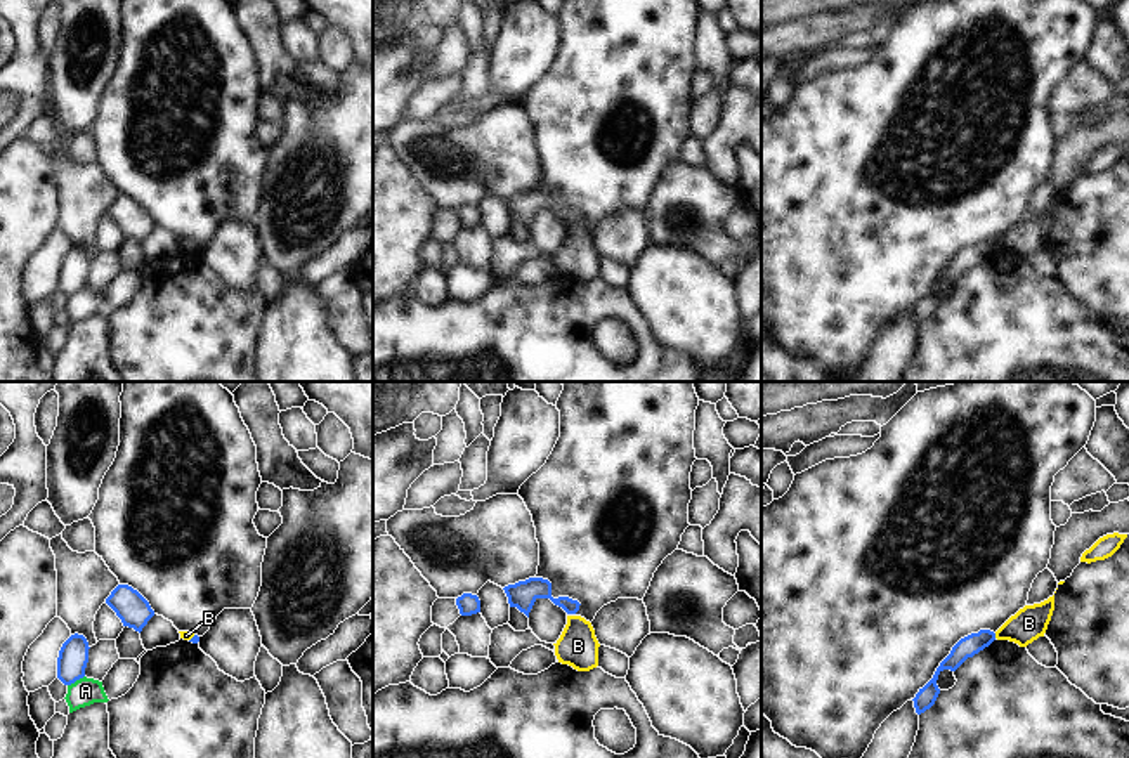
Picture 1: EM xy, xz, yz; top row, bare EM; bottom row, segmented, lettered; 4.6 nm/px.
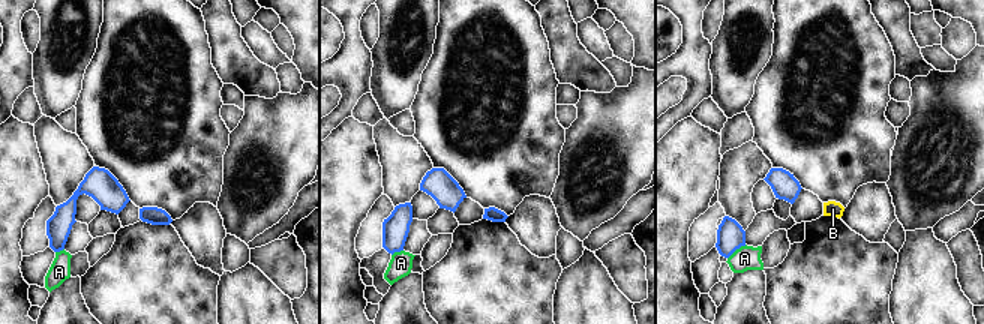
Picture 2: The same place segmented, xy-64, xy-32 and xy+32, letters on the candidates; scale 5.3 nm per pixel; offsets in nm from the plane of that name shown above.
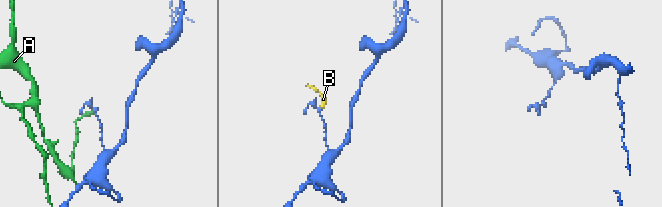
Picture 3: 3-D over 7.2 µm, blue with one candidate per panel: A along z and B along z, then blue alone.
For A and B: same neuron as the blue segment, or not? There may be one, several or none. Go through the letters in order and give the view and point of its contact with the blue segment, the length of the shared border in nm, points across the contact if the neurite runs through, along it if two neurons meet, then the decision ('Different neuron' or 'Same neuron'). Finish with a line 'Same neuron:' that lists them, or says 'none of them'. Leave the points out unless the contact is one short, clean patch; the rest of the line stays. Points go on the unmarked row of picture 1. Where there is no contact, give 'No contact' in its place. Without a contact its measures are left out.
A: Touches blue at xy (75, 292). Shared border 90 nm. Different neuron
B: Touches blue at yz (994, 247). Shared border 30 nm. Boundary: yz (994, 245), (996, 248). Different neuron
Same neuron: none of them

